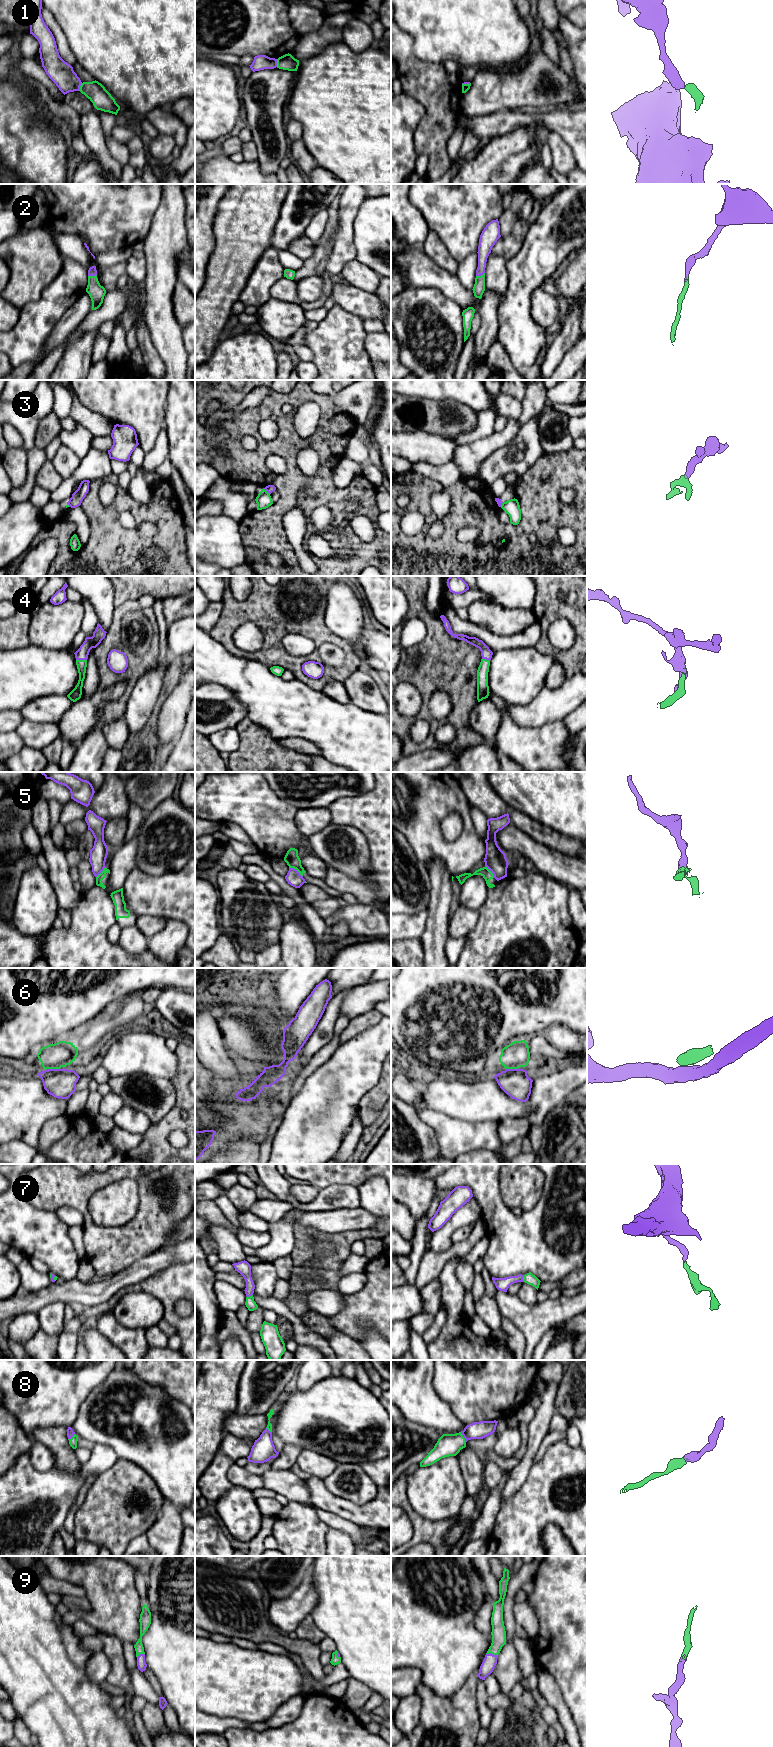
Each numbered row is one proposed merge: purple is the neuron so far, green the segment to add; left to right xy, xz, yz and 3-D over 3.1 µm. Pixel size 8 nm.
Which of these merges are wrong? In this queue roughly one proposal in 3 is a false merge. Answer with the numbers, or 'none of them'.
1, 5

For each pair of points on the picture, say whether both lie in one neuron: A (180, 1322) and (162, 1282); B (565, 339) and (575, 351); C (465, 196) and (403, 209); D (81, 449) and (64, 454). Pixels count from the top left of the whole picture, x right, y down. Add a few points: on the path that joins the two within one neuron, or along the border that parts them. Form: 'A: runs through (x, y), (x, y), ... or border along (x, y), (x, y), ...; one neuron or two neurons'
A: runs through (170, 1313), (169, 1292); one neuron
B: border along (576, 341), (557, 366); two neurons
C: border along (408, 194), (409, 200), (420, 212), (428, 226); two neurons
D: border along (61, 444), (69, 447), (81, 458); two neurons

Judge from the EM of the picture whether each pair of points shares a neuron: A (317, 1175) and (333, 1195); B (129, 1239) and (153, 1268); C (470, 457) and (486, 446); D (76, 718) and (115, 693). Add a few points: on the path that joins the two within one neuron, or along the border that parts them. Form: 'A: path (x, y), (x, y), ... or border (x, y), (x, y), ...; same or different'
A: border (349, 1185), (328, 1185), (320, 1189); different
B: border (160, 1247), (123, 1269); different
C: path (474, 454), (482, 448); same
D: path (86, 713), (105, 696); same

